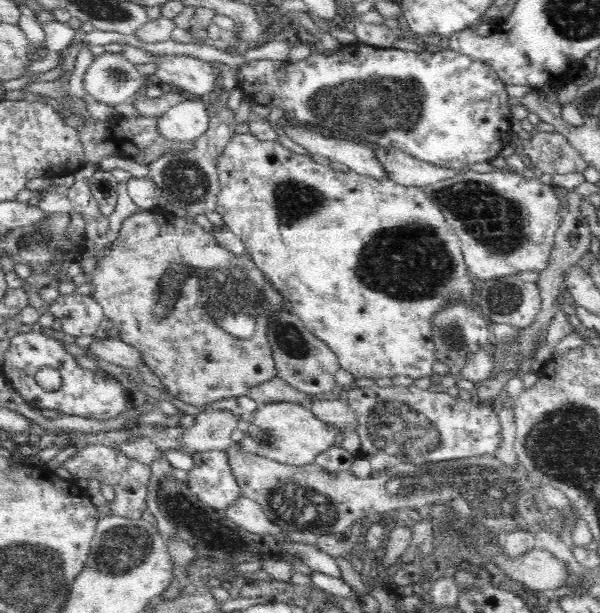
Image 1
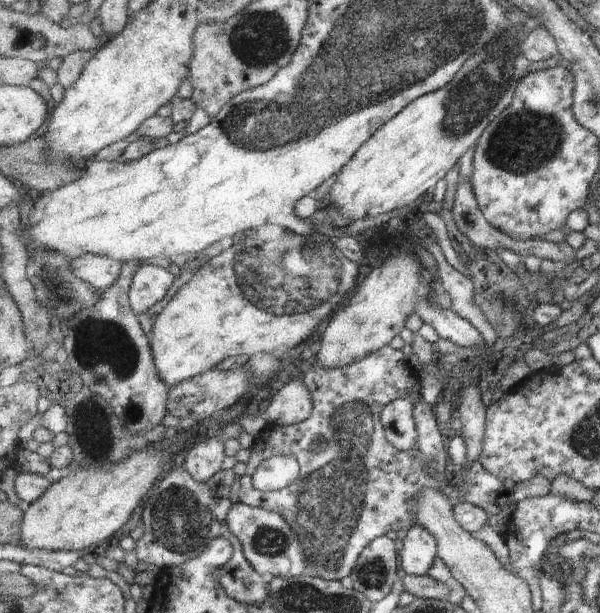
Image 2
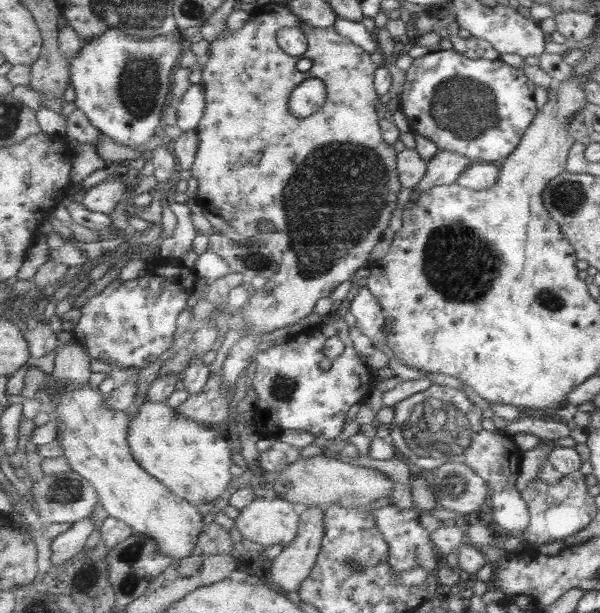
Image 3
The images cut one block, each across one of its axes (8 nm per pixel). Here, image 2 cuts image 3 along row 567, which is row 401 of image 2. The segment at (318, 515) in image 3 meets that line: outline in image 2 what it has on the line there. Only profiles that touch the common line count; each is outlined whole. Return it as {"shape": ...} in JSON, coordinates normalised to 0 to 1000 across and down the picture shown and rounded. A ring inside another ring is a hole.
{"shape":[[[507,622],[472,628],[455,646],[438,679],[452,695],[488,695],[522,675],[522,643]]]}

